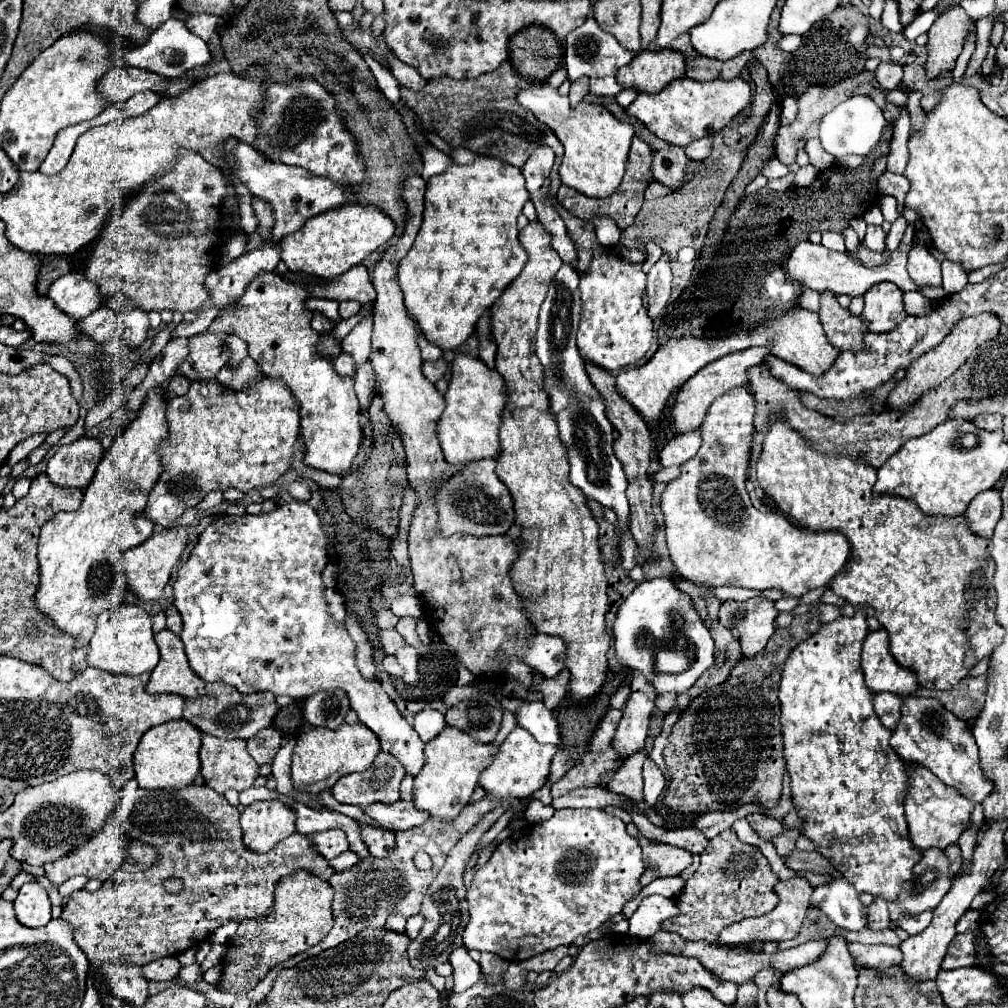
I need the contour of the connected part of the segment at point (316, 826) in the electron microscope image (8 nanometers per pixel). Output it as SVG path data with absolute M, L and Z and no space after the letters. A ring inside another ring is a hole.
M292 803L290 807L298 815L296 831L300 831L300 833L318 833L318 831L330 831L330 829L342 829L348 835L350 849L356 851L360 855L360 859L370 857L370 853L368 853L368 849L366 849L366 845L360 837L360 829L354 823L354 819L350 819L350 817L338 813L338 811L332 811L328 807L314 809L314 807L308 807L304 803Z

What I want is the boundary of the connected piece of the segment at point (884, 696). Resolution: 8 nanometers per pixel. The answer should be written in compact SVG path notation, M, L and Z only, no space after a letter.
M876 693L874 695L874 709L876 715L880 717L882 725L888 729L896 729L900 721L900 709L902 709L902 699L894 693Z

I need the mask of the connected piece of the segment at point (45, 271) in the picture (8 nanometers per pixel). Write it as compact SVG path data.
M46 257L46 261L42 261L42 267L38 271L38 279L36 279L36 293L38 295L46 295L48 285L52 281L56 281L58 277L66 275L70 271L70 265L64 257Z

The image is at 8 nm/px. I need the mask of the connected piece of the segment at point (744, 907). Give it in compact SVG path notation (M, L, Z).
M726 829L708 841L700 855L700 867L676 897L680 909L678 917L664 921L662 929L678 933L686 941L714 943L724 927L770 913L778 905L778 895L774 893L776 883L778 877L772 873L762 851L756 845L740 841L732 829Z

